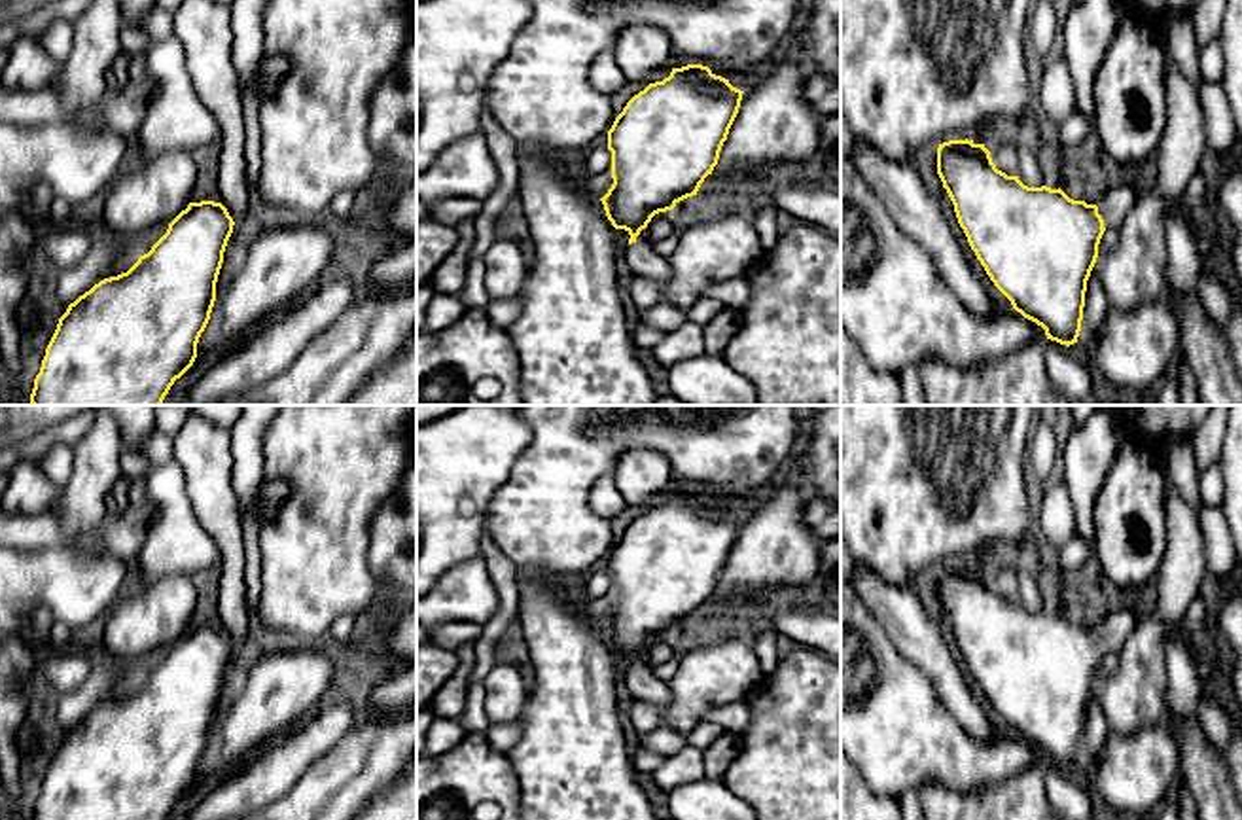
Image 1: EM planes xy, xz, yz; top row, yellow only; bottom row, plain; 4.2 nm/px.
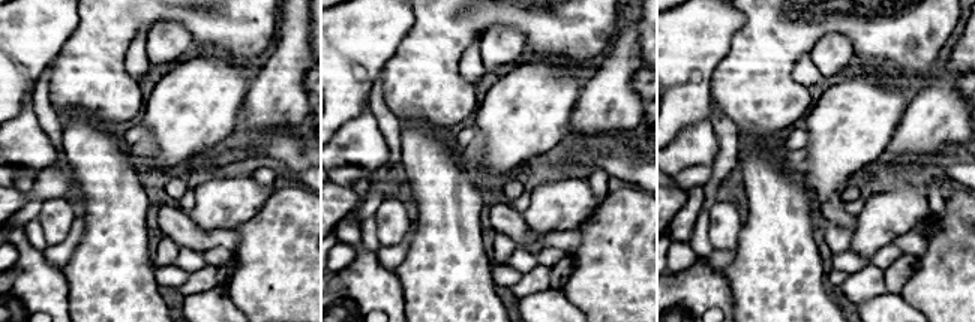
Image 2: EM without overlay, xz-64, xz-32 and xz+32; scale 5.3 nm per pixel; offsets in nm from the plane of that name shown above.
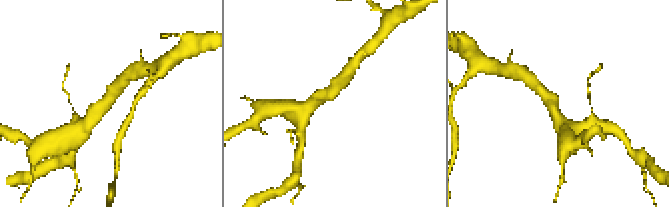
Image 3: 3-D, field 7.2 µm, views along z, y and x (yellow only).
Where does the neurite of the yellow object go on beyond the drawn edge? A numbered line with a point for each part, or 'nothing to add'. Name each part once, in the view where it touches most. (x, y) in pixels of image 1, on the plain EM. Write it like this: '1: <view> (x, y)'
1: yz (1117, 627)

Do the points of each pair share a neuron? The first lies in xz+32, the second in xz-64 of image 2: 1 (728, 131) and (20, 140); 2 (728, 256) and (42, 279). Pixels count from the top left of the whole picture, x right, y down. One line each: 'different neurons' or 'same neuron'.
1: different neurons
2: different neurons

